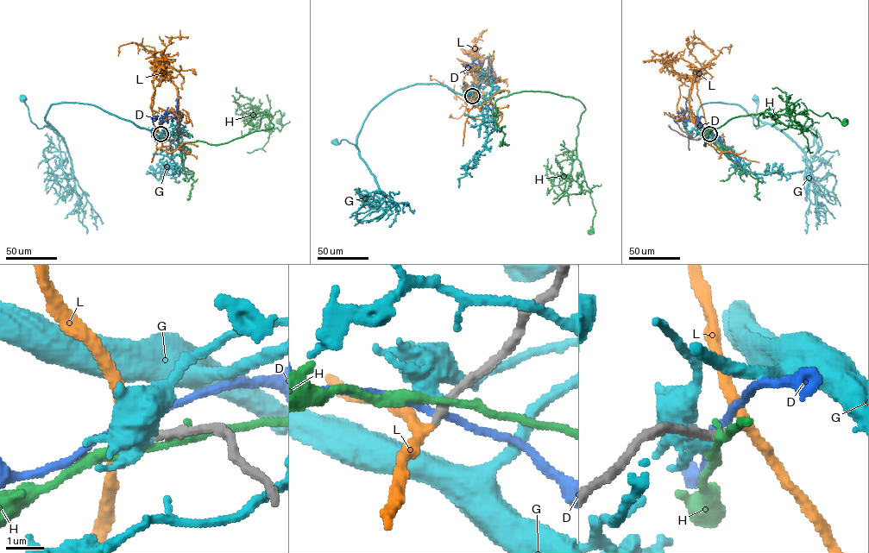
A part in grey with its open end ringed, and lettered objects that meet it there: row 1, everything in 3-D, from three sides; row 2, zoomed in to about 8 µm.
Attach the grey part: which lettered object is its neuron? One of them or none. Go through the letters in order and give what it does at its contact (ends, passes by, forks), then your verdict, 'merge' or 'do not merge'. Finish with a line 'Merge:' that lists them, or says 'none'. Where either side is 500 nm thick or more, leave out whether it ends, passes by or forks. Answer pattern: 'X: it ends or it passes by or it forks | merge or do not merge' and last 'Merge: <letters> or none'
D: it passes by | do not merge
G: it passes by | do not merge
H: it passes by | do not merge
L: it passes by | merge
Merge: L

